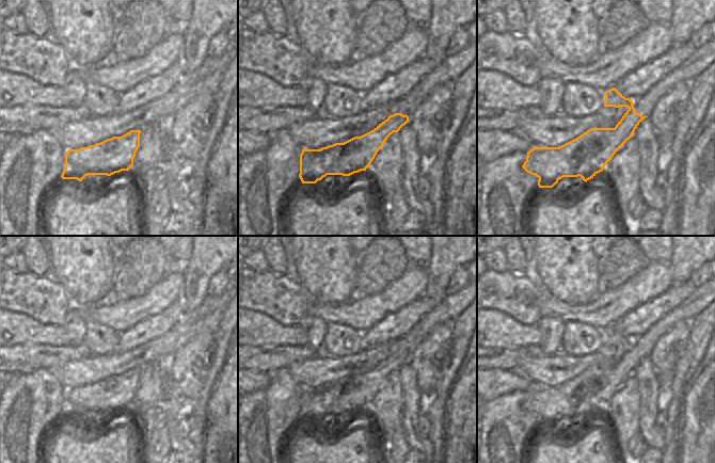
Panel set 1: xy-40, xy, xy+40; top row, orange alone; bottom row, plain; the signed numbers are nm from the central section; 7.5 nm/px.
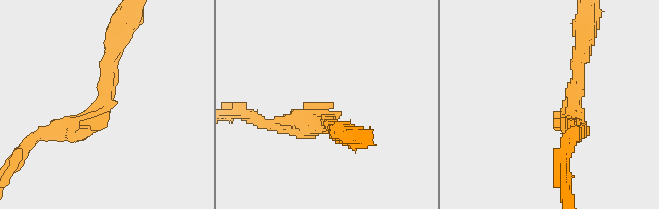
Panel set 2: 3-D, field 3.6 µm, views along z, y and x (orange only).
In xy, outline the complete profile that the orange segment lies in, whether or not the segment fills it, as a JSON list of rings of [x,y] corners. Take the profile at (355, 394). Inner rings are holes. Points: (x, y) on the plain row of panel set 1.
[[[395,352],[361,376],[320,388],[302,388],[299,413],[302,422],[316,422],[327,414],[350,415],[366,410],[387,377],[408,361],[408,354]]]

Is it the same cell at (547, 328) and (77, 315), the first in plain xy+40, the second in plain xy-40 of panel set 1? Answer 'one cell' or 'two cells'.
one cell

